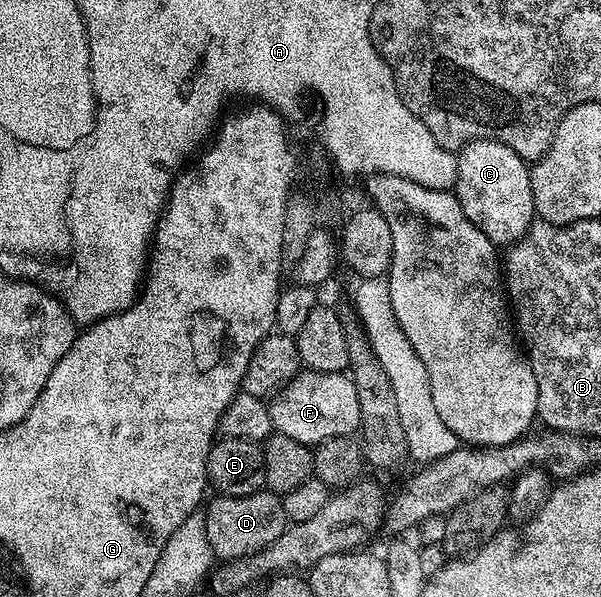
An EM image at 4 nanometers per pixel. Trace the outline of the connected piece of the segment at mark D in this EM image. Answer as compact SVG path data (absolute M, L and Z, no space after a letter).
M271 491L251 493L245 497L216 495L213 498L212 502L210 502L211 500L207 502L207 505L209 504L208 509L206 505L203 514L206 523L206 539L210 539L213 554L220 561L233 561L239 557L254 555L258 551L262 551L270 543L274 543L274 539L278 539L278 535L282 535L282 531L286 528L283 500Z

